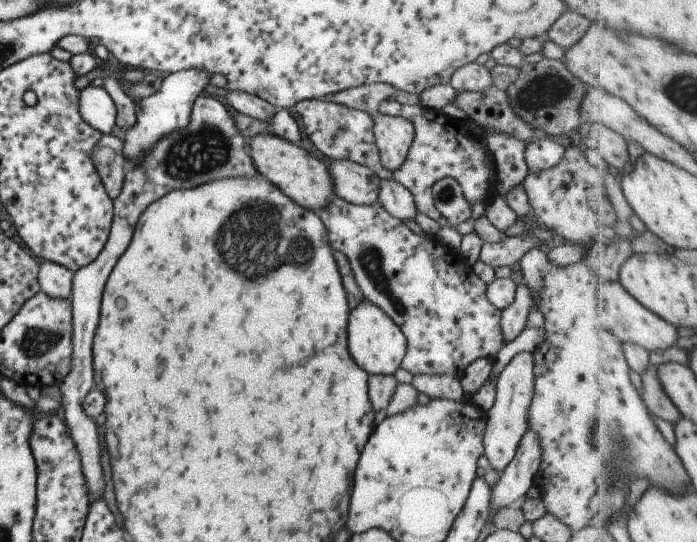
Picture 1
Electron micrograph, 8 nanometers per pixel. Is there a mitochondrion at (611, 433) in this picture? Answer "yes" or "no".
yes

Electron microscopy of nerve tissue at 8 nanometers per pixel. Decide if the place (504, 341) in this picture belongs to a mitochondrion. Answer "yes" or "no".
no

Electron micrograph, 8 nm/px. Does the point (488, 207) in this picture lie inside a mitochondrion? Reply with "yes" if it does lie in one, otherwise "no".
no

